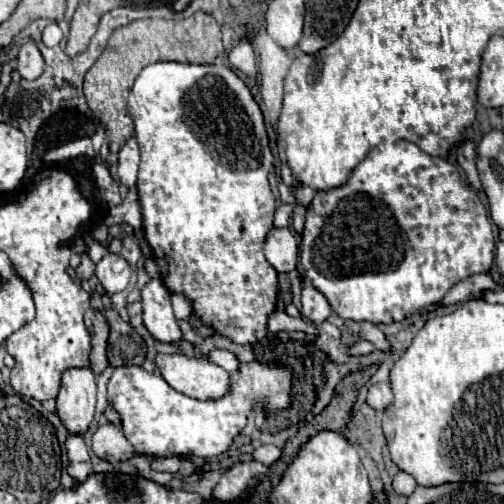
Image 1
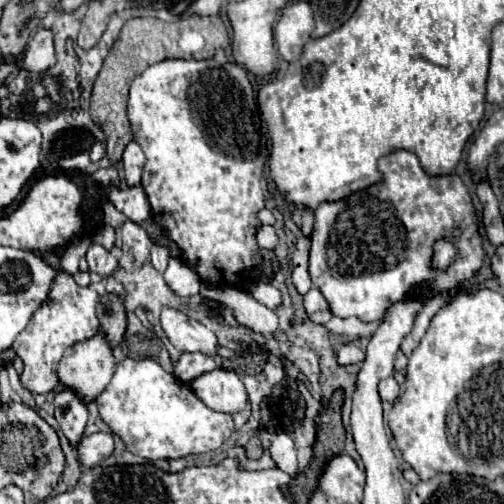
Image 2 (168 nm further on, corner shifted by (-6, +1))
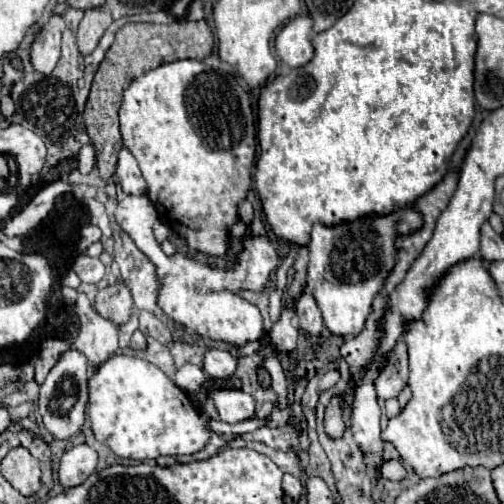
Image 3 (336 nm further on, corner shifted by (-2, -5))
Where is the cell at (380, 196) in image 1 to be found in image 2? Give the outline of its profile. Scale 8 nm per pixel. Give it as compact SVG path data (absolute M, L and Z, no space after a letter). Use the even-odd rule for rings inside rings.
M393 150L381 156L377 170L383 178L367 190L317 206L309 254L311 280L331 304L331 312L341 318L357 316L363 322L383 320L383 312L387 312L391 304L407 298L433 298L461 288L463 282L471 280L483 268L485 258L477 208L473 206L465 182L457 174L429 176L415 152L409 150ZM437 240L453 242L457 248L455 260L445 270L437 268L433 262L433 246Z

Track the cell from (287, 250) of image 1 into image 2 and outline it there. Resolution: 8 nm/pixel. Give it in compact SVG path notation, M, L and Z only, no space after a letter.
M263 226L257 232L257 242L259 242L259 248L263 248L263 250L275 250L279 244L279 236L273 226Z

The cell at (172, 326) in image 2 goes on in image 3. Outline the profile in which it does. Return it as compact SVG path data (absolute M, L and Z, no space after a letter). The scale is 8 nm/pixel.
M207 350L203 358L203 366L205 366L205 374L209 374L211 378L227 378L235 374L237 358L233 358L225 350Z

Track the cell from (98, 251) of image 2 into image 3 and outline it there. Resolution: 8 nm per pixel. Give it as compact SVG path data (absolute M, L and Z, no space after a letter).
M79 256L73 264L73 270L81 278L81 282L87 284L99 284L107 274L107 268L101 264L101 260L91 256Z

